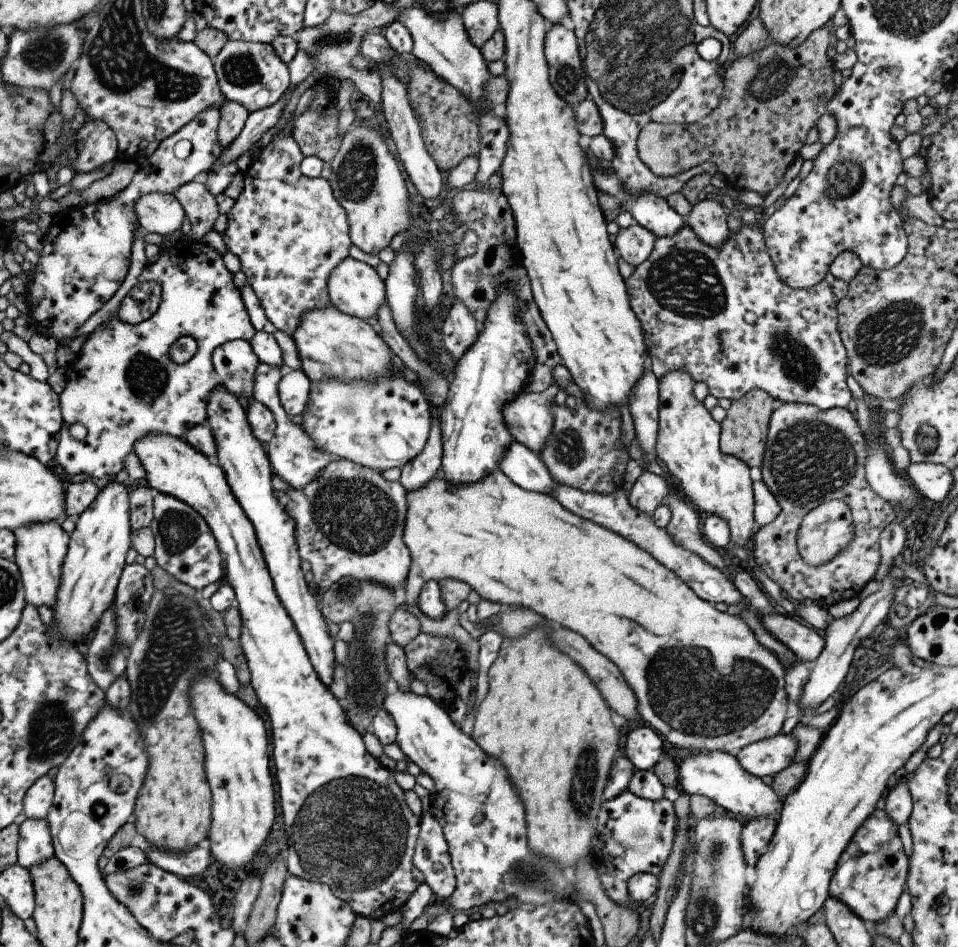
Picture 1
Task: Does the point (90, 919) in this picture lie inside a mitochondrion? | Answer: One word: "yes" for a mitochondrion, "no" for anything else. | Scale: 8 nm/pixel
no

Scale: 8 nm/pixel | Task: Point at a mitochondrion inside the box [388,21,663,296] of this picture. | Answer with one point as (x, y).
(565, 76)

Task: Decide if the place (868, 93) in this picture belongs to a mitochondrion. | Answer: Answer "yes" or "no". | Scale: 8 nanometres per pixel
no

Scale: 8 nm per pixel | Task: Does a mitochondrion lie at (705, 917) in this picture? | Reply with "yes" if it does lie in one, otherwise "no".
yes

